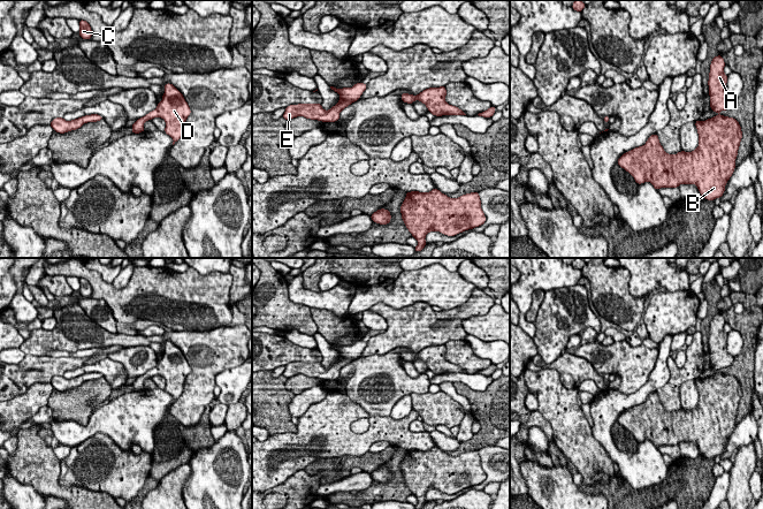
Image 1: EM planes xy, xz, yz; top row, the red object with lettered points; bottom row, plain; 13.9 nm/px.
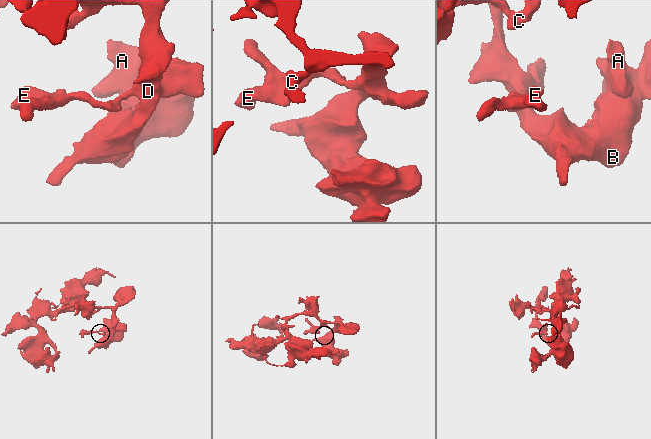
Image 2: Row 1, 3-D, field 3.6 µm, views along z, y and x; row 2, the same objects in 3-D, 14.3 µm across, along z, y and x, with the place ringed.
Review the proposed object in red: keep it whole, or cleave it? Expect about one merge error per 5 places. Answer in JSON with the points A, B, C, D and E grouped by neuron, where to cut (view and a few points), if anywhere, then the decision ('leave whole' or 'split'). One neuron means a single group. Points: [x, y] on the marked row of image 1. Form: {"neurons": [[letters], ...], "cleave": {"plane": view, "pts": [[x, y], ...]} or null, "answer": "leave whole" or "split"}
{"neurons": [["A", "B", "C", "D", "E"]], "cleave": null, "answer": "leave whole"}

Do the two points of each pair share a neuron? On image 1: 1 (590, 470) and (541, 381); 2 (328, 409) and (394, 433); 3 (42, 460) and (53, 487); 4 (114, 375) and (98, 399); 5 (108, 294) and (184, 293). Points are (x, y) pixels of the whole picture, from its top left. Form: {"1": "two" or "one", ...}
{"1": "one", "2": "one", "3": "one", "4": "two", "5": "one"}

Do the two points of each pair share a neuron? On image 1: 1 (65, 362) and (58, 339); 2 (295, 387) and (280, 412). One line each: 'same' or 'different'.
1: different
2: different

